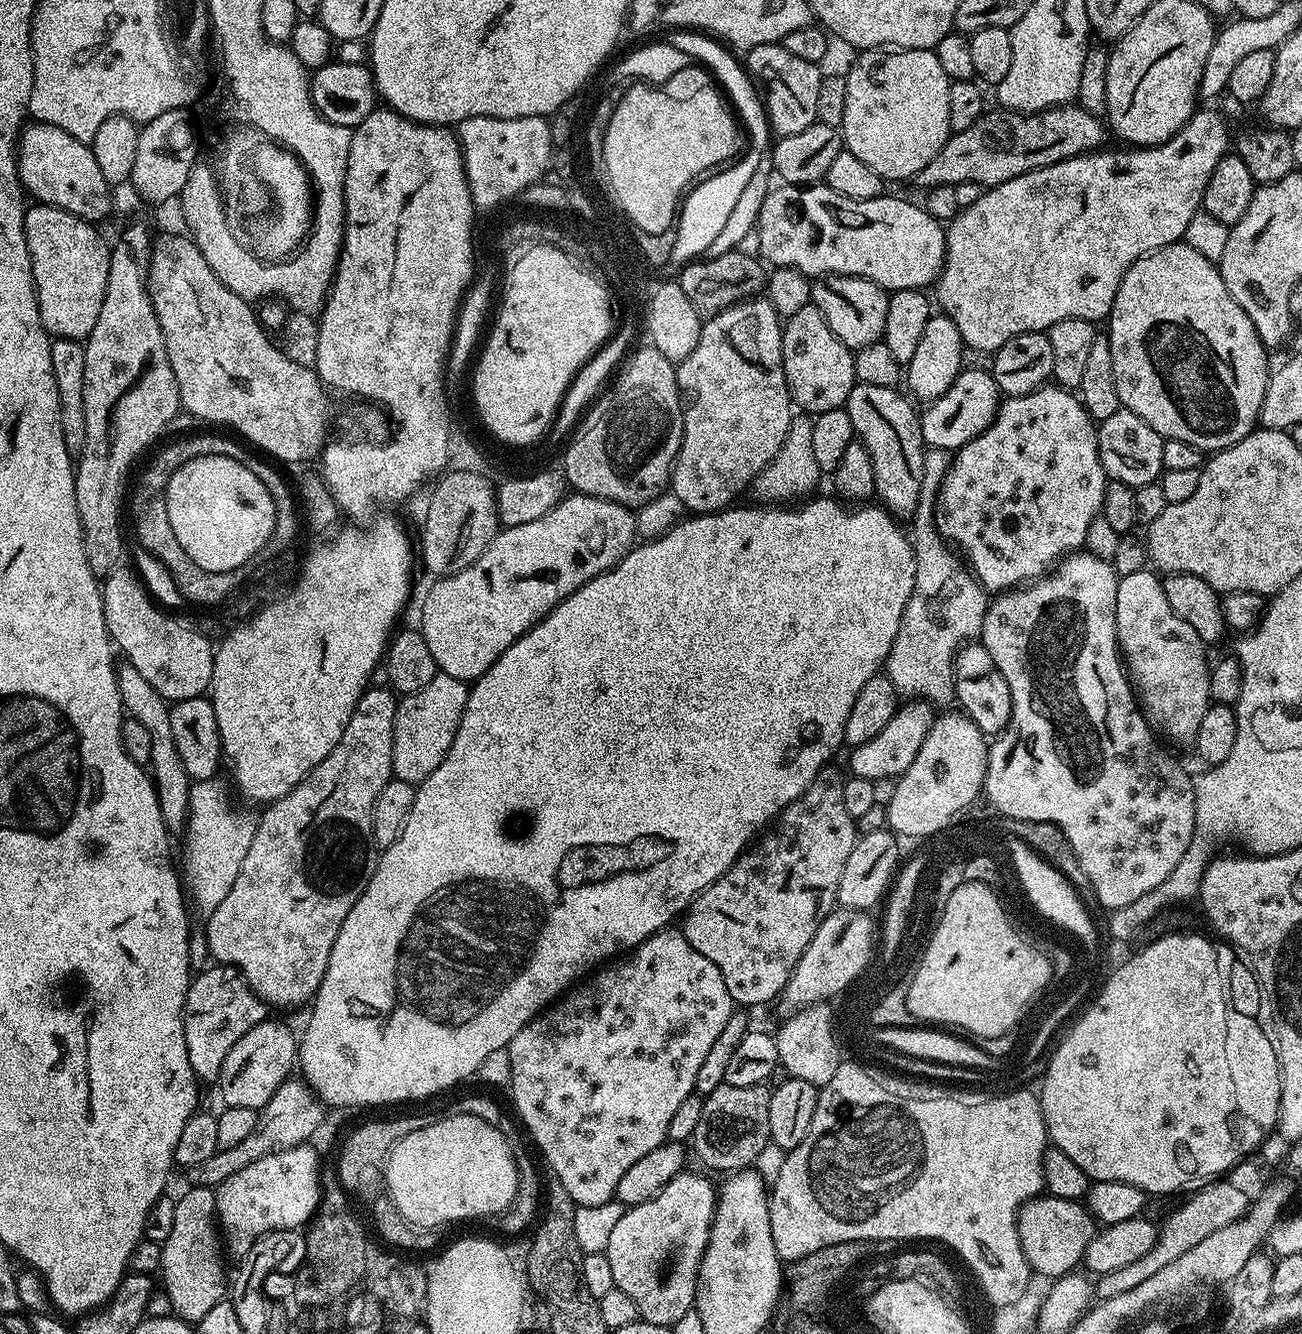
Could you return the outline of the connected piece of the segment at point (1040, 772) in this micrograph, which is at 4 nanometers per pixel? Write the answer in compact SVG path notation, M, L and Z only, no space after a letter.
M1087 550L1065 556L1058 567L1047 576L997 595L988 605L988 613L982 622L979 639L984 648L994 658L994 666L1002 670L1002 678L1010 686L1012 695L1012 724L1020 736L1001 734L991 741L988 749L988 777L984 780L983 795L987 802L1001 817L1008 816L1009 821L1037 820L1056 824L1066 834L1078 862L1082 862L1082 870L1086 870L1086 878L1096 891L1099 907L1115 910L1125 908L1138 898L1150 894L1182 862L1186 850L1192 844L1192 836L1196 832L1196 795L1192 785L1193 777L1159 744L1157 733L1148 723L1143 711L1138 707L1130 677L1122 663L1122 653L1116 643L1116 599L1118 598L1118 572L1108 565L1109 561L1102 556L1093 556Z

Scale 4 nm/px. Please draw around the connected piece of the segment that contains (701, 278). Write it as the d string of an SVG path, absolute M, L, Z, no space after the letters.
M737 250L713 260L697 258L683 265L679 269L678 282L697 312L705 317L716 316L732 304L759 297L765 291L766 271L764 272L763 267L765 268L765 265L757 257Z

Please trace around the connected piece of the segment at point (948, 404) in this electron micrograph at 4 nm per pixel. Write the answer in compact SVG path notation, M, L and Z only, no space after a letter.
M975 366L965 367L950 386L950 390L946 390L942 398L931 401L925 407L928 409L920 412L920 429L924 435L925 445L929 449L959 450L974 438L978 438L978 434L985 432L995 422L1001 403L1002 393L991 371Z

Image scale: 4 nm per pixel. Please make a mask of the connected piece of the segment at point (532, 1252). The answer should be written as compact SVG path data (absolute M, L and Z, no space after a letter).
M552 1178L549 1181L549 1184L548 1181L546 1184L546 1207L539 1221L540 1229L528 1248L528 1276L526 1272L531 1291L533 1288L535 1295L540 1298L546 1292L573 1292L581 1288L582 1284L578 1275L582 1253L574 1238L574 1214L578 1206L572 1201L566 1186L562 1186L560 1180Z

